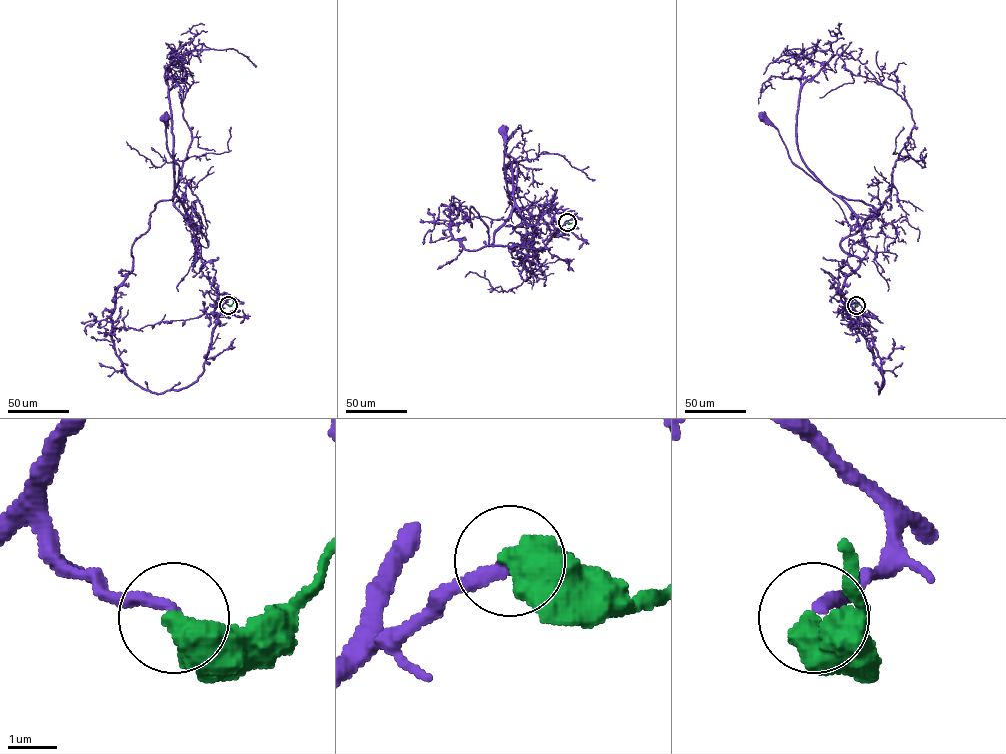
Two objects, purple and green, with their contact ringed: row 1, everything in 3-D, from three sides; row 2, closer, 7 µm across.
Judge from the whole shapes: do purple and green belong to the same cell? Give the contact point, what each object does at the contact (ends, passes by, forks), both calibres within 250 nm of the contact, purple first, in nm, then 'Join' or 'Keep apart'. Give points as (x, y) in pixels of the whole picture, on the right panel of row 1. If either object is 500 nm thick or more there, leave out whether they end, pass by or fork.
Place: (856, 305). Thickness 260 nm (purple) against 600 nm. Join

